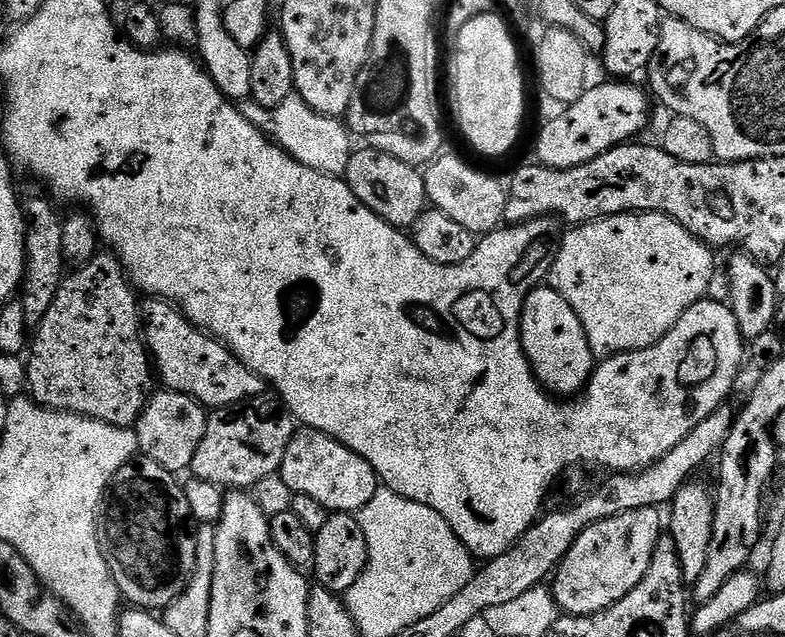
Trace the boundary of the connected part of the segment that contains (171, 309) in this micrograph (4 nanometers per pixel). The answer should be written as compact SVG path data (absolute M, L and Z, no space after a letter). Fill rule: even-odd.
M145 299L142 312L146 317L143 321L144 334L154 372L167 391L186 394L208 410L225 408L265 395L266 385L261 376L250 371L231 348L221 344L216 337L200 331L172 301Z

